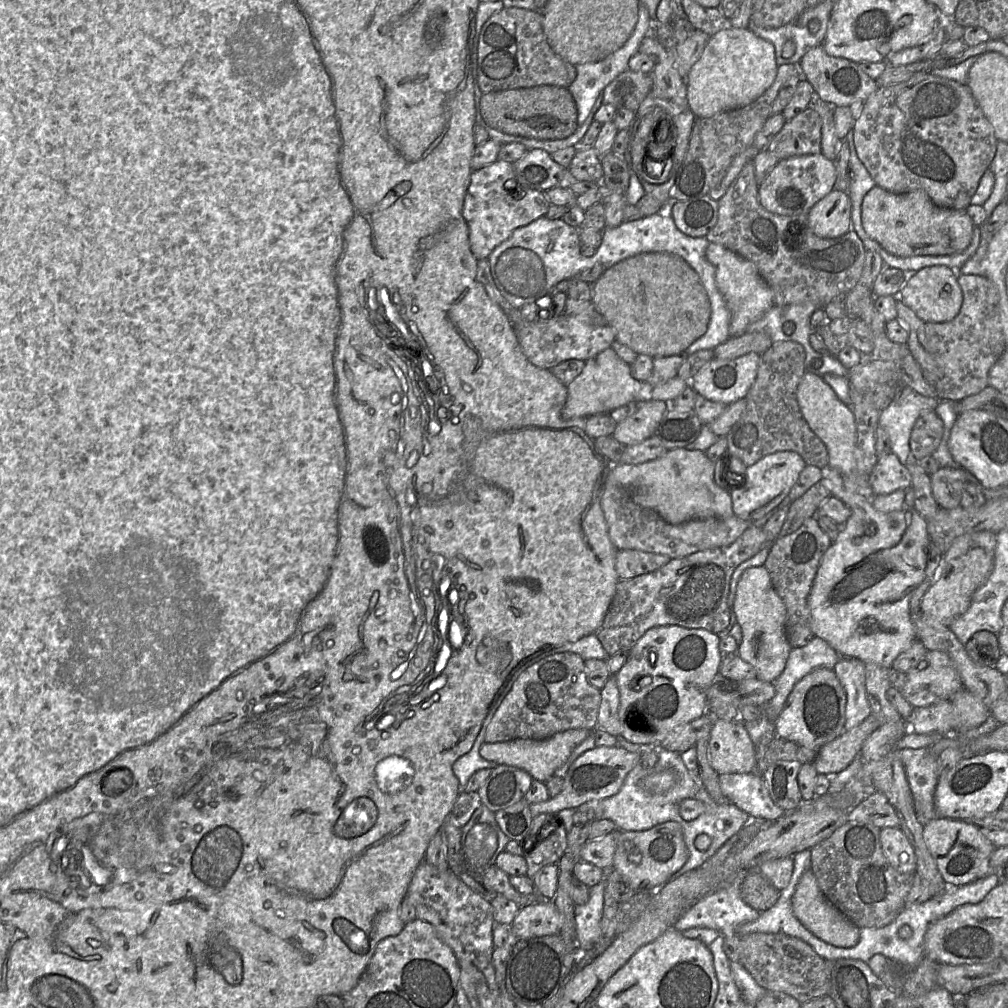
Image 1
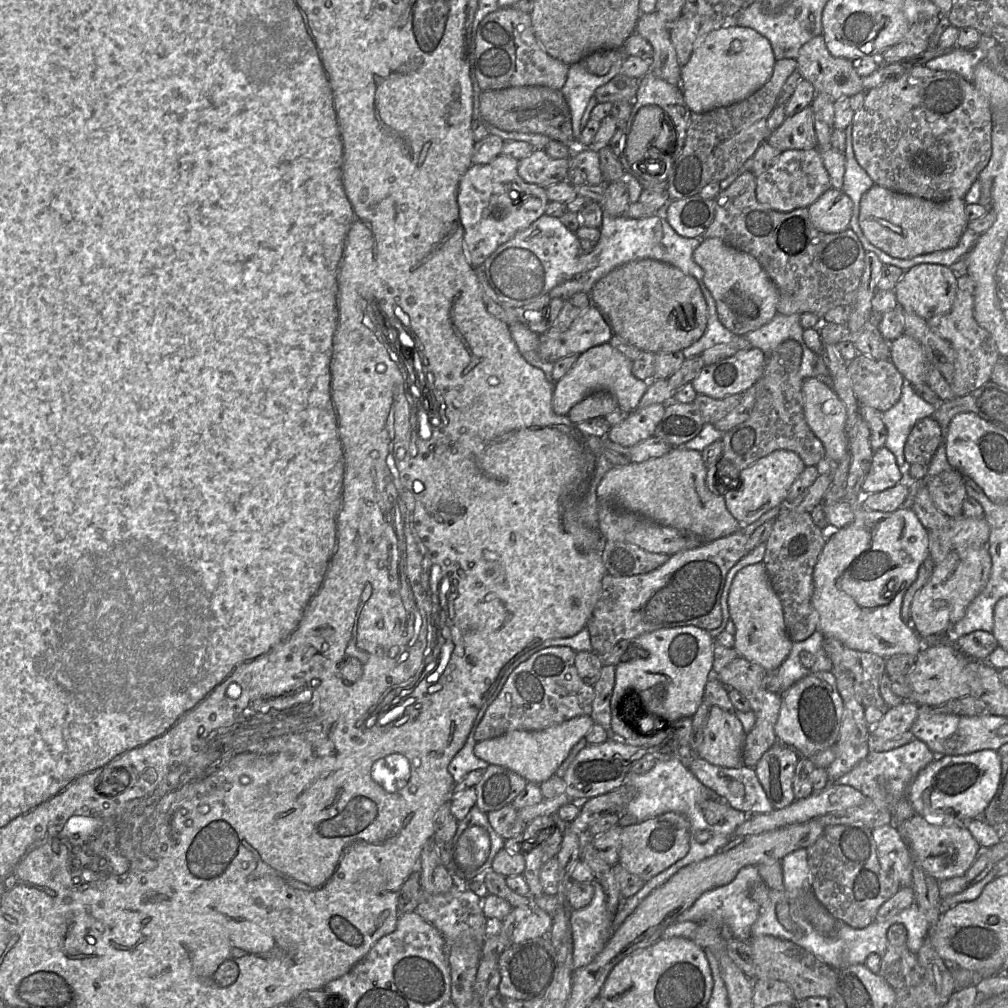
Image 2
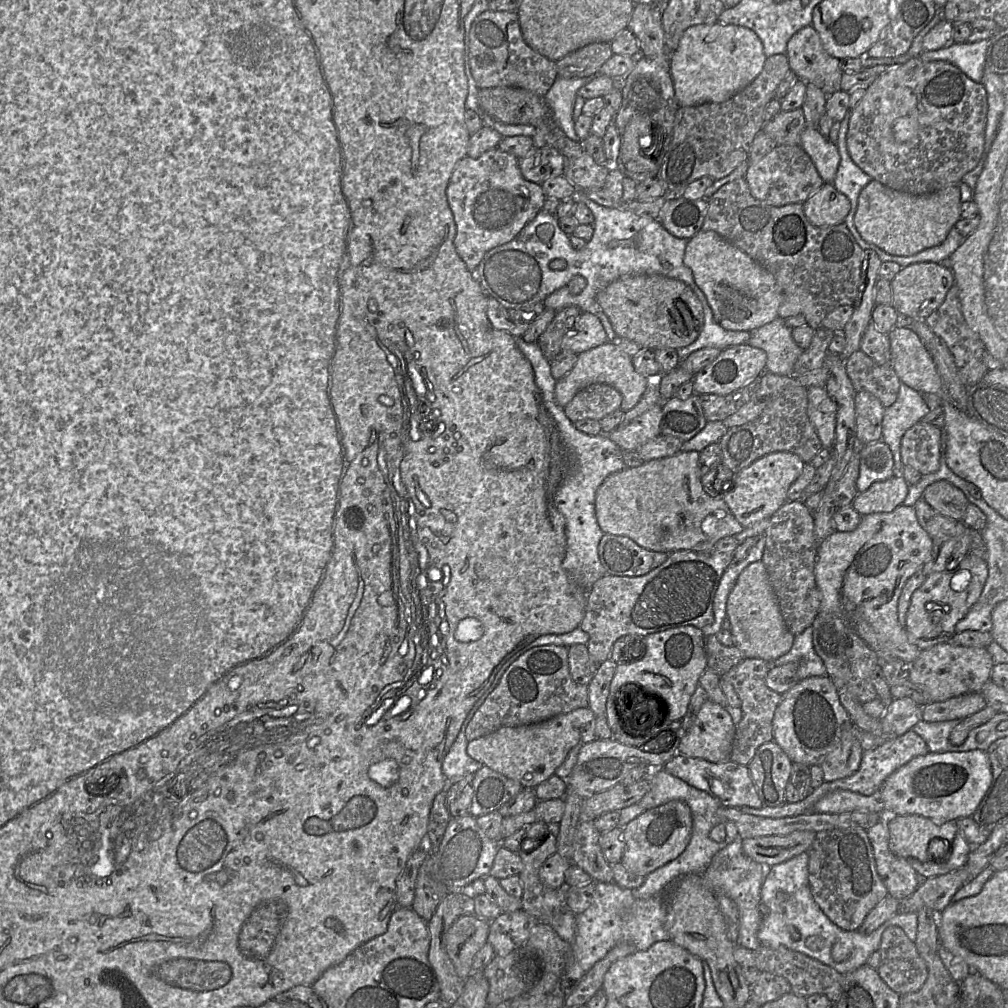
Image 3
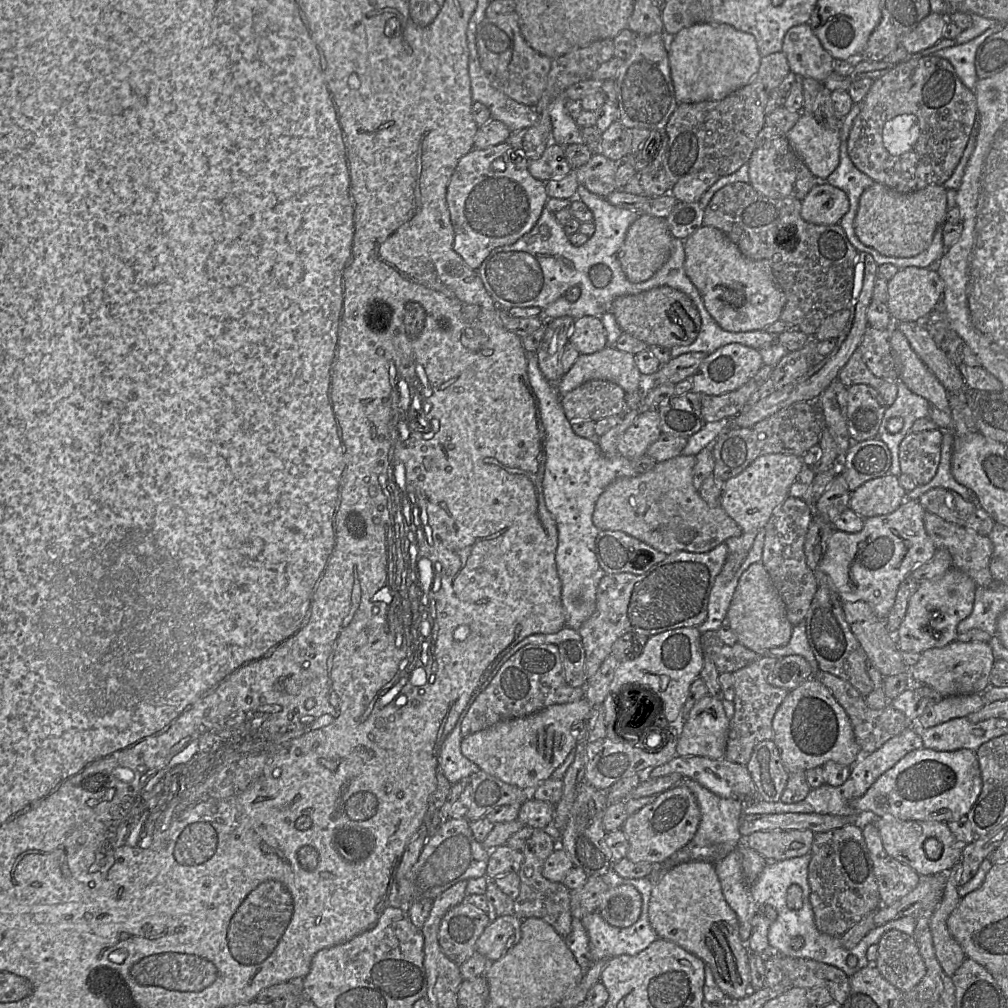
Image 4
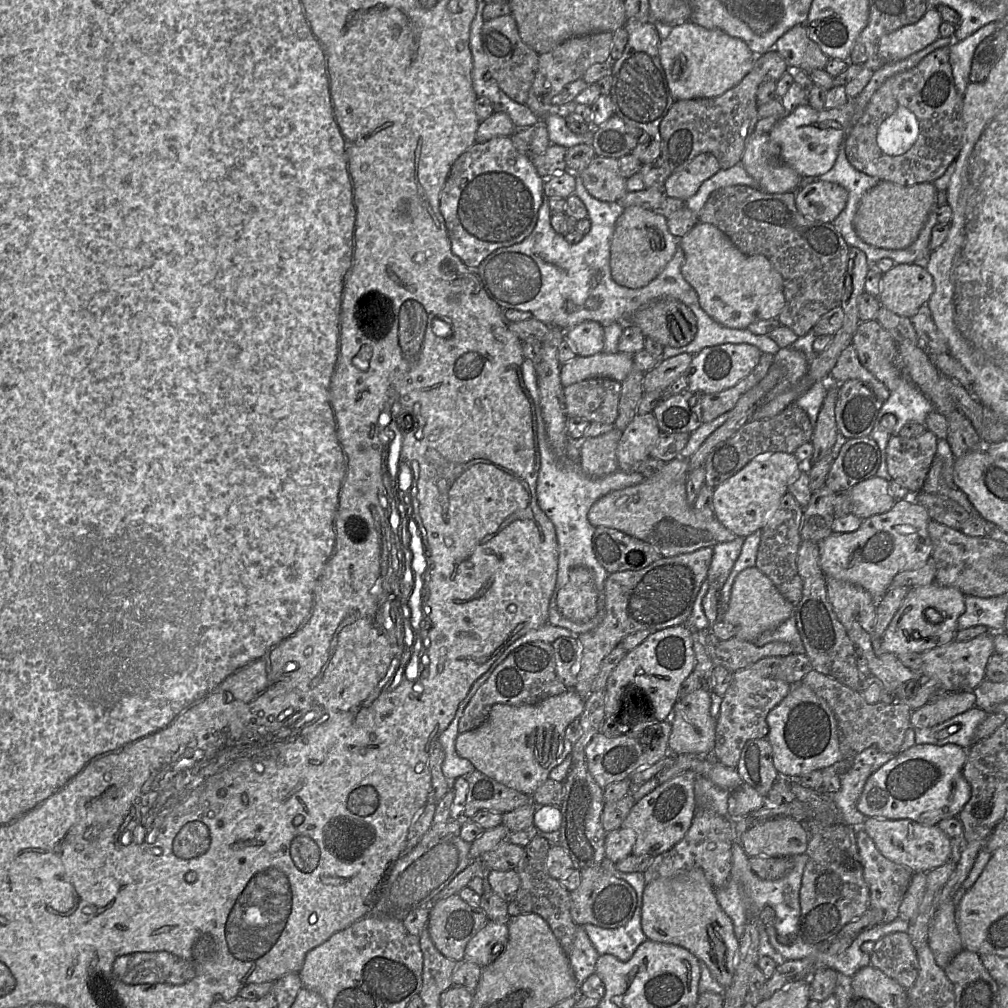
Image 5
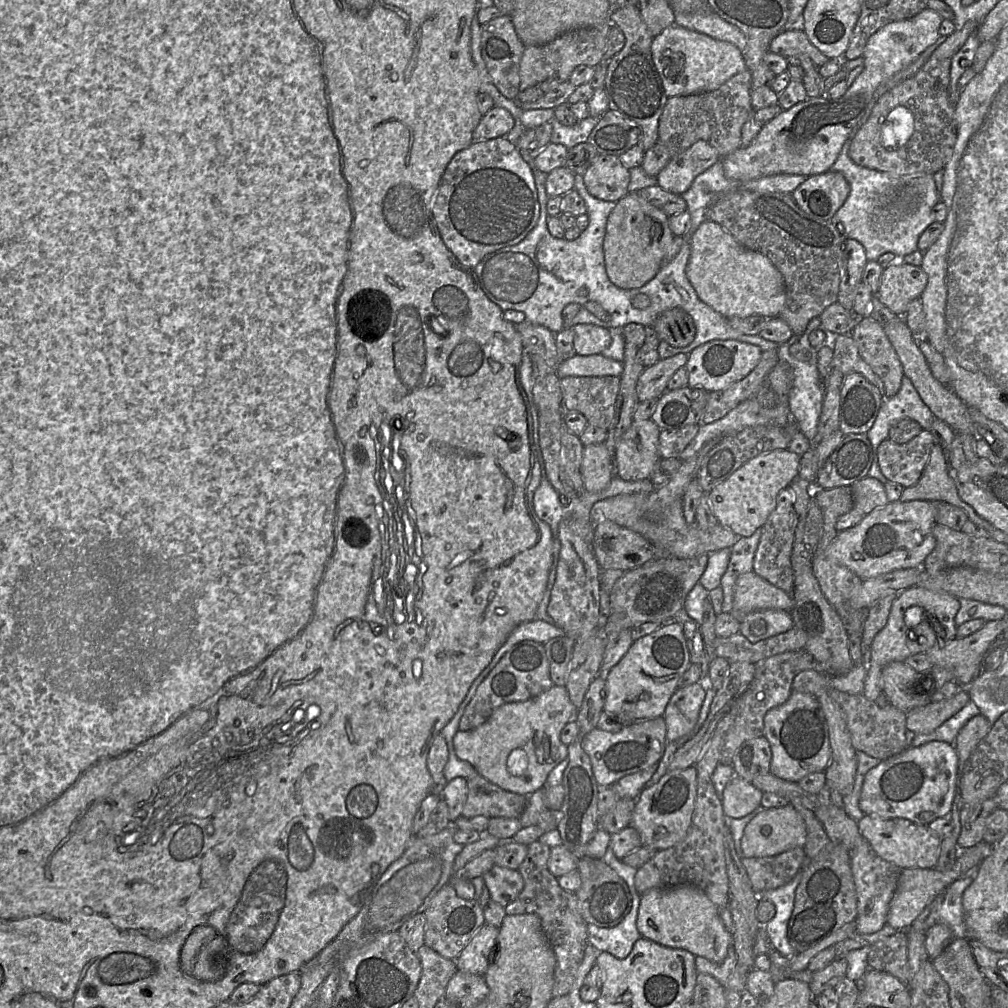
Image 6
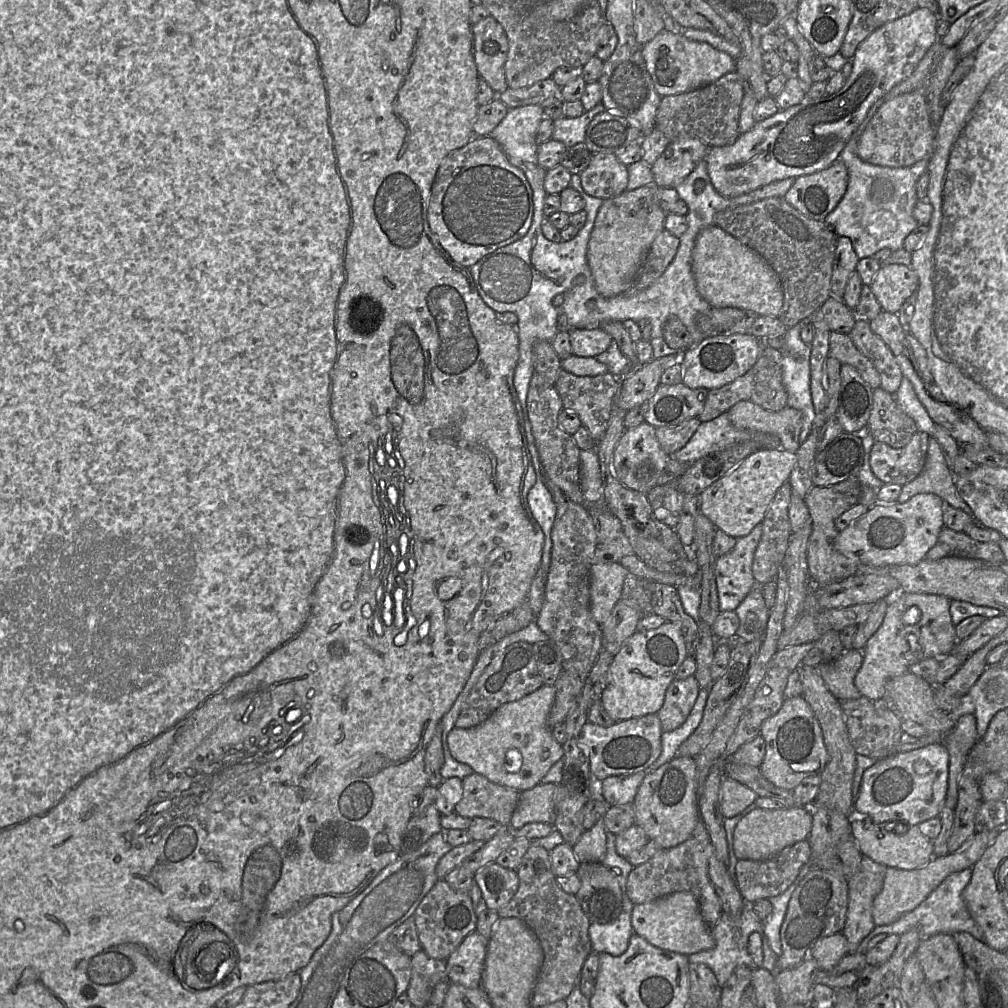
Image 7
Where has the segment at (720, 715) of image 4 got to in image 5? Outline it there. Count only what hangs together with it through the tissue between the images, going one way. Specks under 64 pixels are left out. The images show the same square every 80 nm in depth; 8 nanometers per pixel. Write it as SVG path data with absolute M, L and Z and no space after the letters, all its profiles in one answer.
M702 686L686 696L679 697L666 721L671 724L668 739L669 752L673 755L711 755L715 746L716 718L710 713L711 695Z

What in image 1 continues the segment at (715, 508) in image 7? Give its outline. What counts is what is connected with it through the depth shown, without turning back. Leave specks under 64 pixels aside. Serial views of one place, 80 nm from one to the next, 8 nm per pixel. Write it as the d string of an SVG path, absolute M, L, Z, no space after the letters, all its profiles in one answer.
M777 451L747 467L743 484L729 489L734 515L748 521L756 521L763 517L788 496L805 466L805 461L797 452Z

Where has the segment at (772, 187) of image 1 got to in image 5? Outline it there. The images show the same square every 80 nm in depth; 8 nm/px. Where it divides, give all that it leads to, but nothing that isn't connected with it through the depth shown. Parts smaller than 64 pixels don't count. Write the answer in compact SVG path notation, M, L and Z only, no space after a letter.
M753 133L747 141L741 163L757 182L757 188L769 194L795 193L802 176L787 164L780 146L769 134Z

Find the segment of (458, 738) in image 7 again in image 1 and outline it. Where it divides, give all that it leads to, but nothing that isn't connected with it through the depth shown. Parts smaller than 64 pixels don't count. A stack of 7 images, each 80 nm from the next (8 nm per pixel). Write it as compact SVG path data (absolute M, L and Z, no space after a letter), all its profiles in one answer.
M571 729L559 732L545 740L516 739L506 742L484 743L480 755L498 765L517 767L528 772L534 780L548 781L569 758L572 751L583 742L592 731Z

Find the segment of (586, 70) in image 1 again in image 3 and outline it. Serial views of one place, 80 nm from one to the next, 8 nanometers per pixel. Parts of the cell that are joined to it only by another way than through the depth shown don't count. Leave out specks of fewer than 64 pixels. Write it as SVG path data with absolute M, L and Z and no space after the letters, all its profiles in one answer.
M558 77L553 86L544 96L548 104L553 122L563 133L574 141L581 141L575 130L573 109L579 89L593 77L562 78Z

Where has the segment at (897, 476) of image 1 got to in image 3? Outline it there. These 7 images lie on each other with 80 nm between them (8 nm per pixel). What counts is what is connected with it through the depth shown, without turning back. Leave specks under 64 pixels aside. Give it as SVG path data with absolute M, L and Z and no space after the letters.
M881 440L861 445L859 458L859 476L856 481L859 493L867 490L873 483L887 480L894 474L892 452Z

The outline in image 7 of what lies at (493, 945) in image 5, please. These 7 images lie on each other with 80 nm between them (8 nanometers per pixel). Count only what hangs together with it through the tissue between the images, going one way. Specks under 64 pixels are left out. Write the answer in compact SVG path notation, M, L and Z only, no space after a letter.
M476 931L462 940L445 960L449 982L468 988L481 986L488 941L489 939Z

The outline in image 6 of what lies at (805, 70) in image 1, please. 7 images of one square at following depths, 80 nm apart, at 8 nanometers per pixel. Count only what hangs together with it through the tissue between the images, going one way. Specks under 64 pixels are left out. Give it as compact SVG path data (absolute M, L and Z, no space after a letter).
M801 27L781 31L771 40L769 51L785 58L803 53L808 55L817 67L823 66L829 60L809 41Z

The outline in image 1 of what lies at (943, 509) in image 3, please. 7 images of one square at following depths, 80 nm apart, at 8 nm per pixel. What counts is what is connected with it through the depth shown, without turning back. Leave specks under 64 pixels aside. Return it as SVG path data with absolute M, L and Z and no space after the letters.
M943 467L930 474L932 495L940 508L953 509L960 506L967 484L965 471L962 467Z

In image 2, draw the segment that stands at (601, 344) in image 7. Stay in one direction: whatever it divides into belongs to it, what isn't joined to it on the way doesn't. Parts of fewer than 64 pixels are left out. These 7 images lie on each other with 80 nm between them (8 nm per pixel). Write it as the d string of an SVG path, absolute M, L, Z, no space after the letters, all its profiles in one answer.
M591 304L567 330L559 332L548 329L540 334L538 355L544 362L553 364L565 356L580 355L594 346L608 343L612 336L611 327L598 308Z

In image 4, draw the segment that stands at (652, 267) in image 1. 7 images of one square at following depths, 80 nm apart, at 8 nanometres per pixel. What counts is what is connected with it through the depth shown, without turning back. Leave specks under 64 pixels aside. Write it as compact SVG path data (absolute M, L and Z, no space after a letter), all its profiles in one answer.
M661 286L634 295L617 297L611 310L622 332L645 342L648 346L659 345L666 348L692 344L701 328L701 317L693 301L685 293Z

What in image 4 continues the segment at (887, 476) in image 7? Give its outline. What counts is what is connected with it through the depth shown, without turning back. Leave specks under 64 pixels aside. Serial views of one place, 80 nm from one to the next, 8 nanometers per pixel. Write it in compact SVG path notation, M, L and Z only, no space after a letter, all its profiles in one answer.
M941 429L906 435L899 446L901 473L910 476L918 486L929 483L940 462L942 437Z

